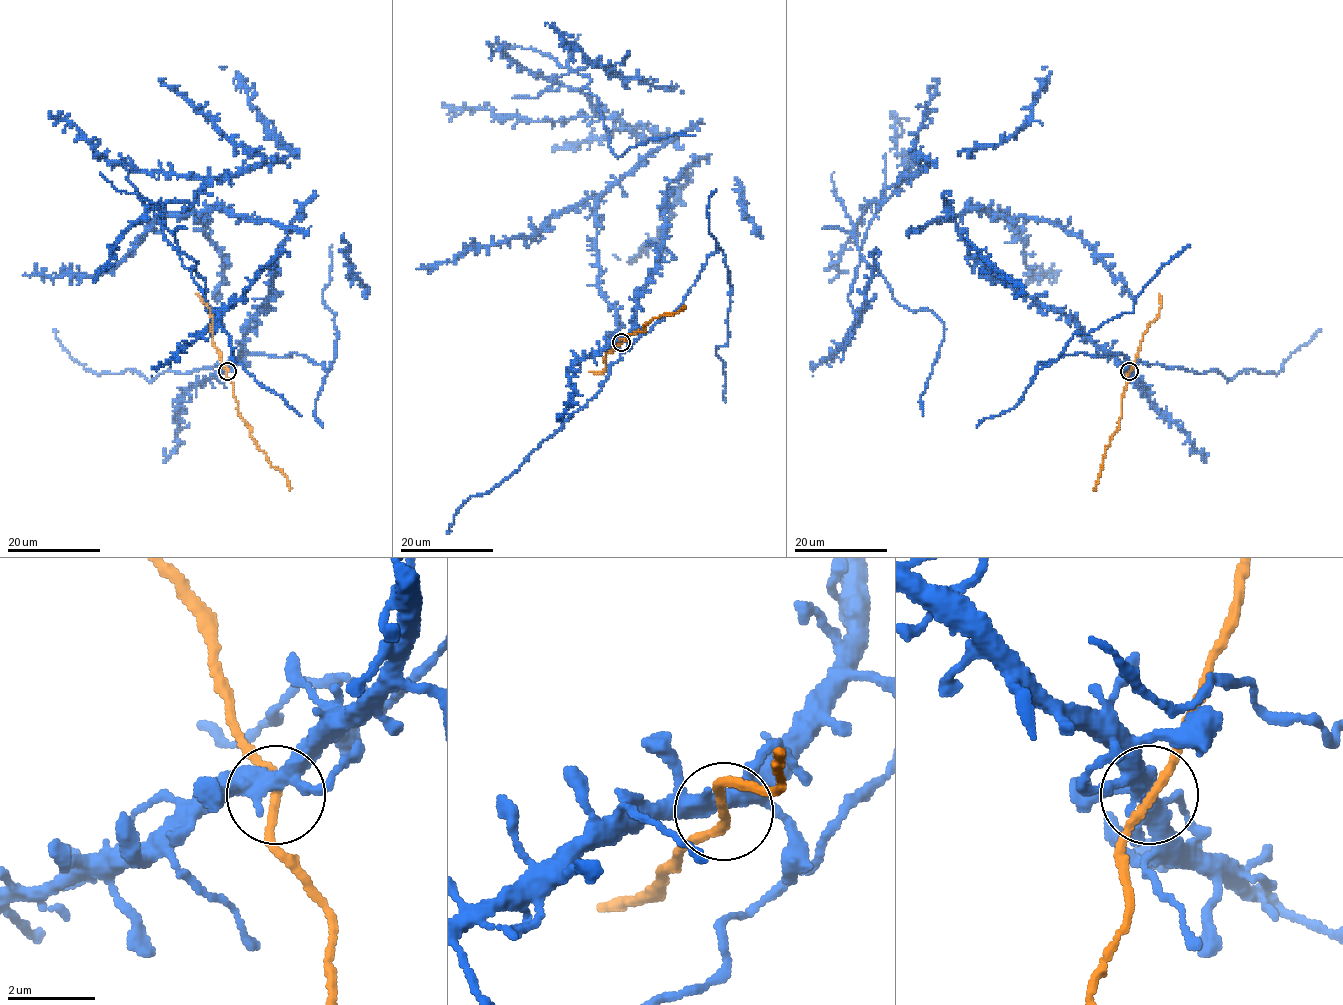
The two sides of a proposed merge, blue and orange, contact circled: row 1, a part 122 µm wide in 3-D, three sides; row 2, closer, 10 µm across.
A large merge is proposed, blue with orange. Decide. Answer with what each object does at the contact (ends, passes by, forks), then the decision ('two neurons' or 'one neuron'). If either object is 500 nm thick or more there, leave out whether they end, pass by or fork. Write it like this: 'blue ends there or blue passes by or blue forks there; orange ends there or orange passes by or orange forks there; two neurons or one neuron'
blue forks there; orange passes by; one neuron

